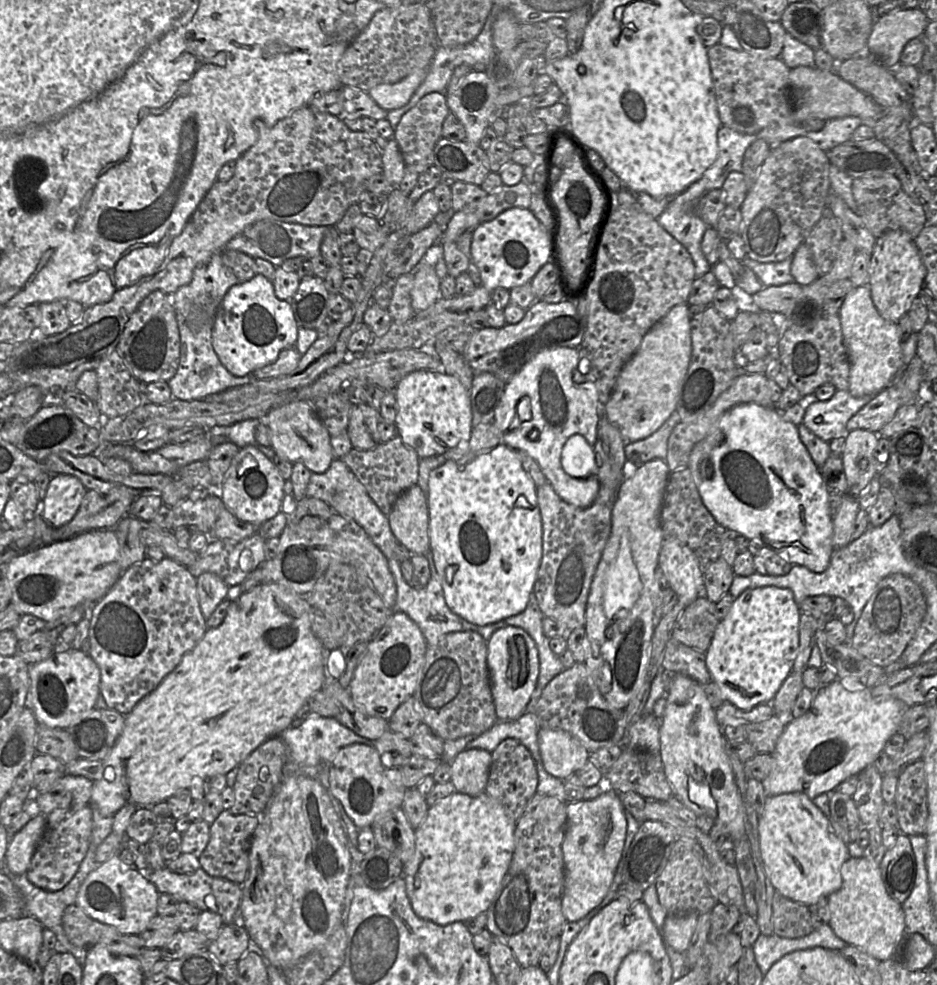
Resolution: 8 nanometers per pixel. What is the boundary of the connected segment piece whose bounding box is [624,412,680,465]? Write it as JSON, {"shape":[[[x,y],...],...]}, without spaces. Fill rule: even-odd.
{"shape":[[[677,412],[671,416],[650,436],[632,442],[626,442],[624,446],[625,457],[631,459],[638,457],[638,465],[653,459],[665,460],[667,457],[668,439],[674,427],[680,423]]]}

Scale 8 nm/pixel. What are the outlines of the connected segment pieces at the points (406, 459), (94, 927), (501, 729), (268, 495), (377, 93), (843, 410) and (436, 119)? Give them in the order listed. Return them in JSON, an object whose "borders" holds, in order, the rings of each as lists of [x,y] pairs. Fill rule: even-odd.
{"borders":[[[[398,434],[387,442],[380,442],[370,450],[352,448],[340,459],[346,463],[365,486],[369,496],[385,515],[391,512],[400,494],[418,482],[421,458],[411,447],[404,443]]],[[[76,903],[64,910],[62,925],[69,941],[86,950],[101,944],[113,955],[136,957],[144,947],[140,935],[122,934],[116,928],[91,918]]],[[[525,712],[521,717],[512,721],[498,721],[487,732],[470,741],[465,750],[484,749],[492,752],[495,744],[488,744],[496,737],[514,738],[521,742],[531,753],[535,764],[543,763],[539,751],[538,732],[539,721],[534,712]]],[[[249,445],[241,448],[233,459],[218,496],[239,520],[262,525],[281,511],[285,496],[284,483],[285,479],[272,460],[268,459],[257,446]]],[[[425,68],[416,69],[398,82],[379,84],[367,92],[381,108],[391,111],[404,106],[409,101],[426,73]]],[[[836,390],[827,401],[807,399],[803,424],[817,437],[829,443],[835,438],[846,437],[847,422],[875,395],[854,397],[849,390]]],[[[433,92],[423,96],[403,114],[394,128],[393,139],[397,142],[405,166],[421,174],[434,163],[434,148],[441,139],[442,124],[450,113],[444,92]]]]}

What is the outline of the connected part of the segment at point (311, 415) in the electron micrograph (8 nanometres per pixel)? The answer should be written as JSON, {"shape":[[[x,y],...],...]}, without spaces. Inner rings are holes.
{"shape":[[[291,401],[272,408],[261,423],[265,423],[270,431],[271,447],[276,455],[292,463],[301,462],[312,473],[325,472],[335,459],[331,435],[308,401]]]}

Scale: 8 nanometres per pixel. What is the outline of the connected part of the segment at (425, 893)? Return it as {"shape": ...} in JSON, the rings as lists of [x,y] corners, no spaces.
{"shape":[[[458,791],[442,798],[428,808],[425,820],[415,829],[415,852],[412,858],[403,864],[403,878],[406,883],[406,893],[411,906],[416,915],[422,919],[432,921],[438,925],[447,925],[456,921],[465,922],[477,915],[486,912],[492,903],[511,863],[515,848],[515,828],[516,822],[509,818],[499,802],[488,795],[486,792],[478,796],[470,796]]]}

